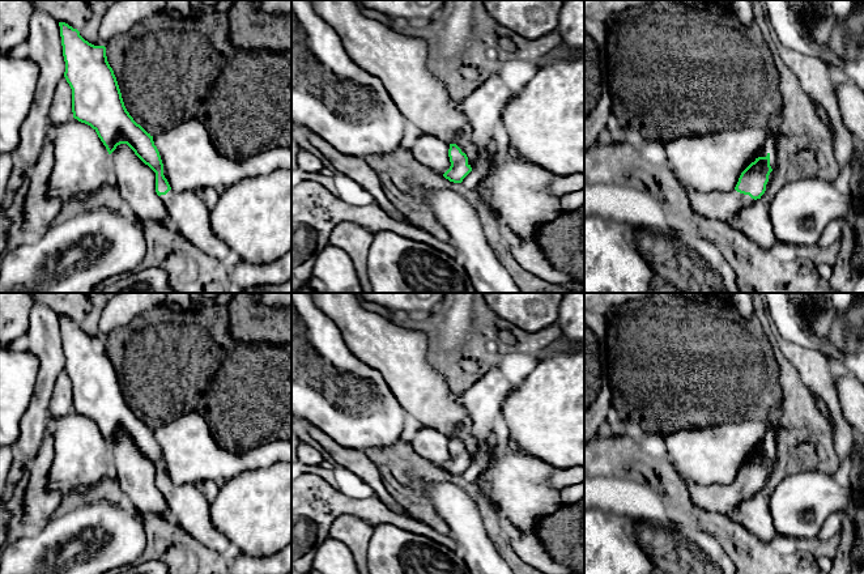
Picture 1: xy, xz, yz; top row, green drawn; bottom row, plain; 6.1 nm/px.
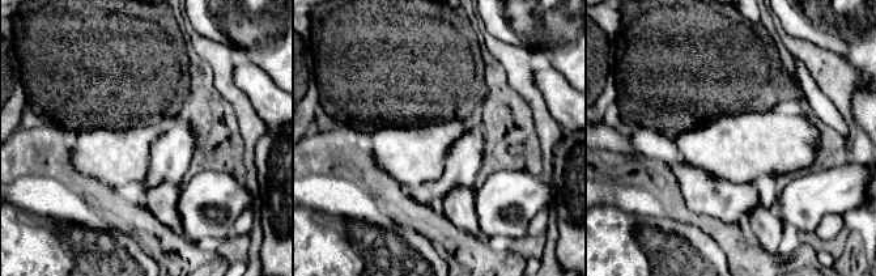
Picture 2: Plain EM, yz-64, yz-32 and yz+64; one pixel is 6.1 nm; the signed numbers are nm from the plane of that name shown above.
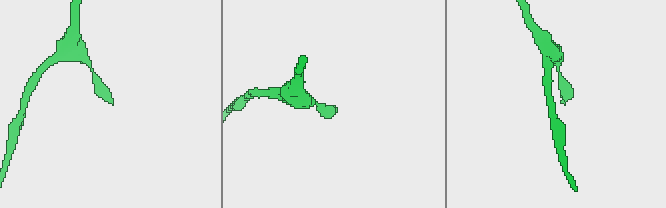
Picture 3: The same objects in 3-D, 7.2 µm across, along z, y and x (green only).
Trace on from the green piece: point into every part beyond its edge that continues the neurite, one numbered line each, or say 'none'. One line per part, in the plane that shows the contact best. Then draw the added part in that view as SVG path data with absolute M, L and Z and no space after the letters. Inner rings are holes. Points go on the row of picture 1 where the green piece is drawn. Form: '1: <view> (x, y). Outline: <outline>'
1: yz (724, 207). Outline: M686 188L693 211L703 217L735 224L740 211L752 205L754 199L732 190L729 192L699 194Z

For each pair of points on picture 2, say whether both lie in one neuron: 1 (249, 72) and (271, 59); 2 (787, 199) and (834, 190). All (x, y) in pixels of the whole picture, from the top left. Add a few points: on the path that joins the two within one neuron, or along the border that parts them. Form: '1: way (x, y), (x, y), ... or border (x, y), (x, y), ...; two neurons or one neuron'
1: border (235, 47), (242, 47), (249, 58), (279, 86); two neurons
2: way (799, 199), (807, 199), (823, 192); one neuron

